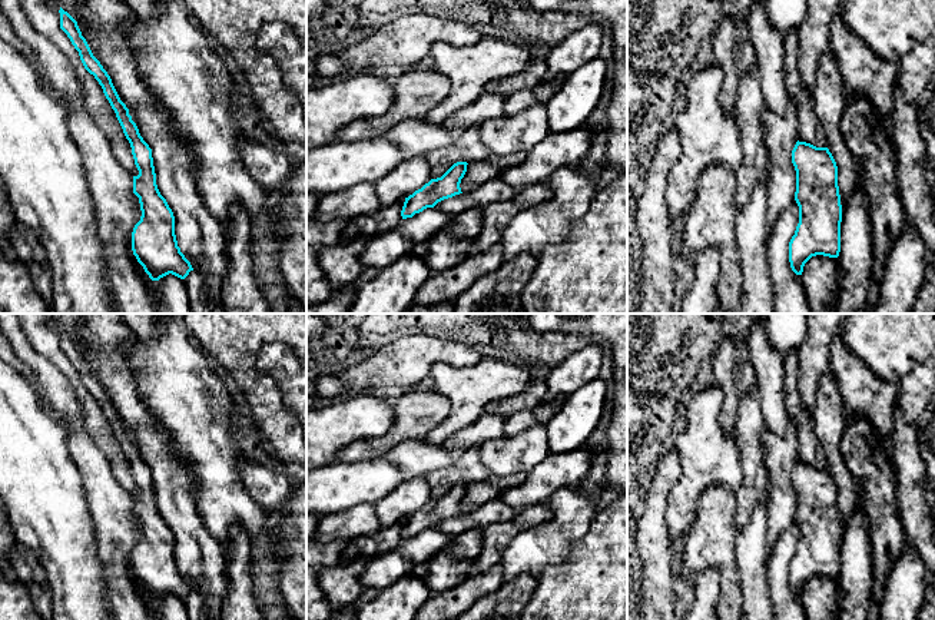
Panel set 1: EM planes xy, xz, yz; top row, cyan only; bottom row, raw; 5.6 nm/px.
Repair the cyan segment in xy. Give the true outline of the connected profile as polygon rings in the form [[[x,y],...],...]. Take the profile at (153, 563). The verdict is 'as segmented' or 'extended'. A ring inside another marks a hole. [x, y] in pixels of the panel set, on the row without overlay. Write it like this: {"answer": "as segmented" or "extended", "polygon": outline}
{"answer": "as segmented", "polygon": [[[62,328],[59,334],[60,349],[79,372],[84,389],[93,395],[102,407],[130,464],[135,485],[139,491],[139,495],[133,497],[133,514],[139,518],[142,537],[132,553],[133,576],[152,601],[159,601],[169,594],[185,600],[193,588],[178,567],[173,533],[158,510],[152,470],[140,457],[110,397],[93,377],[86,359],[82,357],[77,342]]]}

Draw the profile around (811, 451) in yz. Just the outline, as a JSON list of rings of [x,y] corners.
[[[792,349],[783,355],[783,364],[786,369],[785,378],[785,405],[790,418],[790,424],[795,425],[799,454],[798,461],[810,464],[816,468],[826,468],[826,454],[815,435],[813,412],[808,411],[800,399],[799,391],[799,358],[798,349]]]

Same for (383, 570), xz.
[[[435,527],[427,528],[412,538],[402,540],[394,550],[368,558],[359,583],[381,591],[397,580],[411,576],[420,563],[434,557],[450,541],[451,537]]]

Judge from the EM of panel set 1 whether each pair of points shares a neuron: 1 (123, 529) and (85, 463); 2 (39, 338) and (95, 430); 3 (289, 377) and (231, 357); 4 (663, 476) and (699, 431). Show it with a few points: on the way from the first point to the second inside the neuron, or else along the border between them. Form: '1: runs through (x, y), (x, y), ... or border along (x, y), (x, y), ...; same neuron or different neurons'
1: runs through (112, 513), (112, 507), (98, 478); same neuron
2: runs through (62, 361), (90, 407); same neuron
3: border along (277, 340), (261, 348), (255, 368), (279, 388); different neurons
4: border along (672, 444), (679, 456), (680, 477), (670, 488); different neurons

